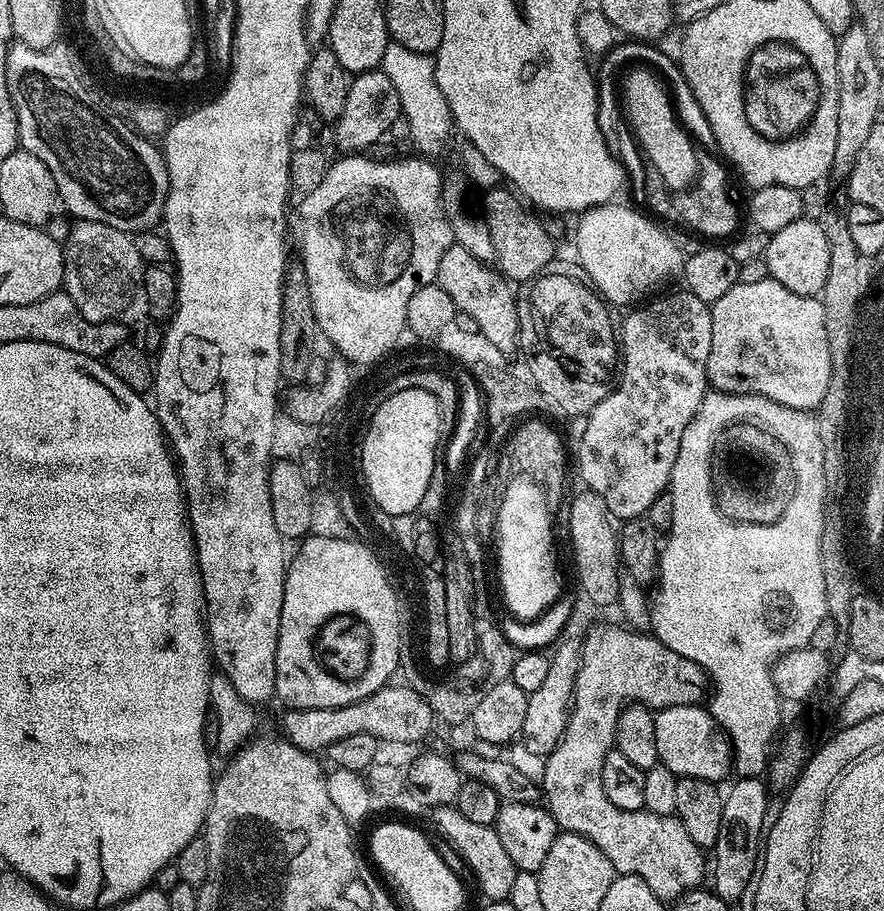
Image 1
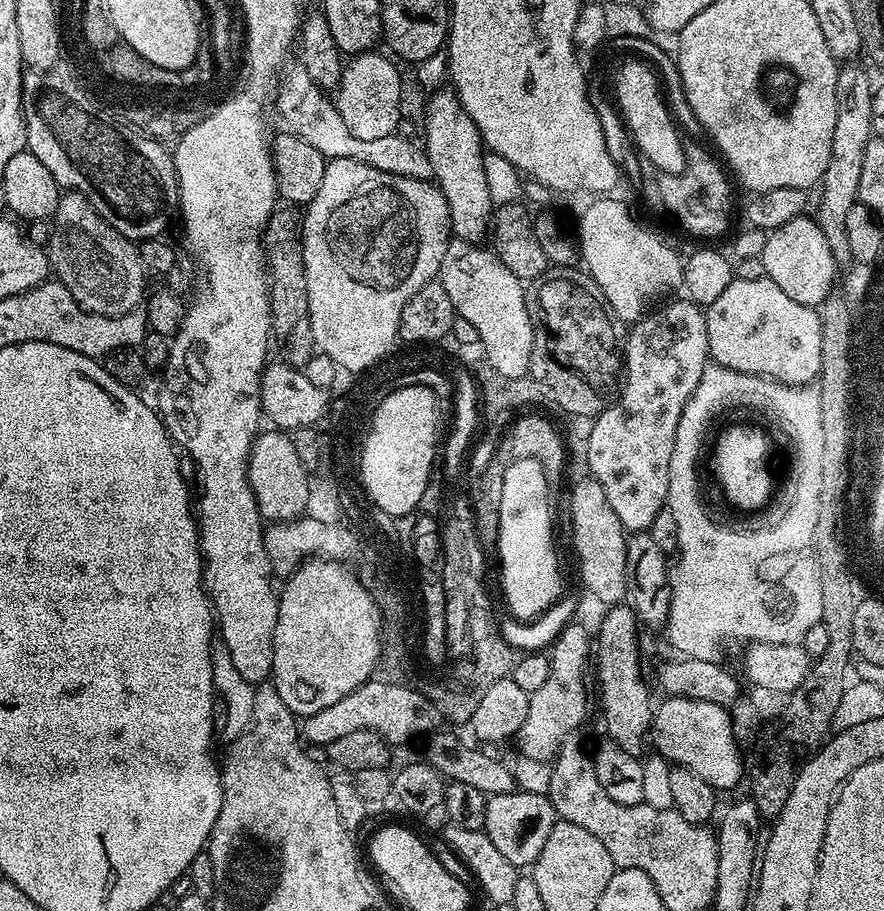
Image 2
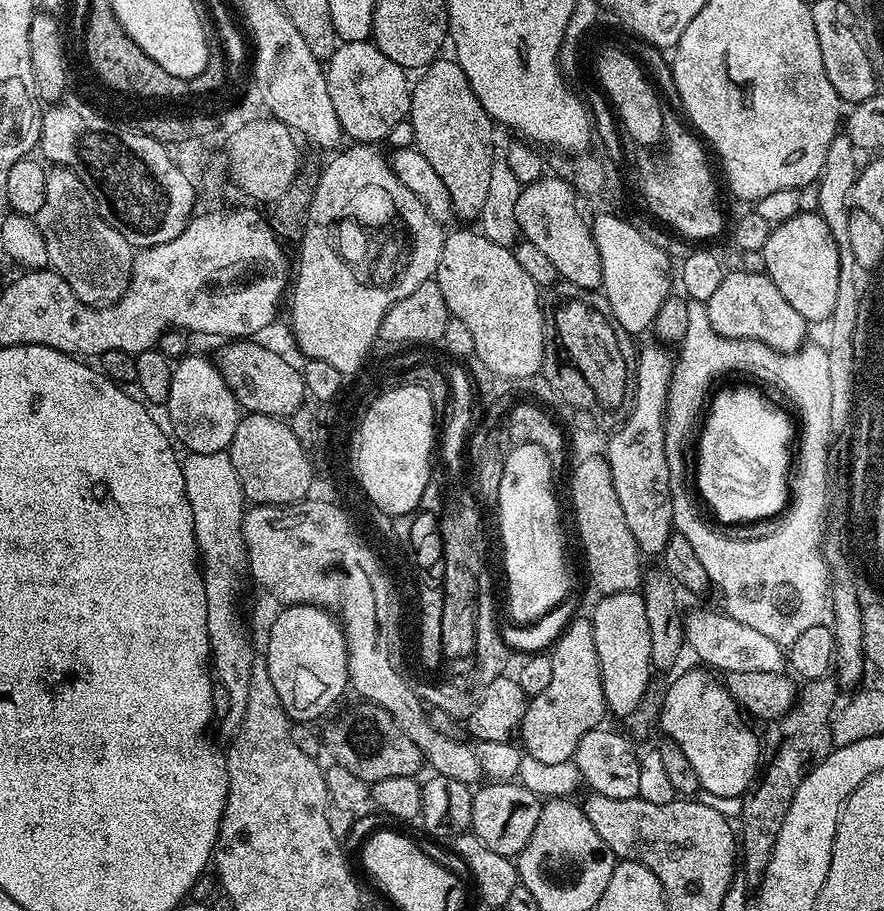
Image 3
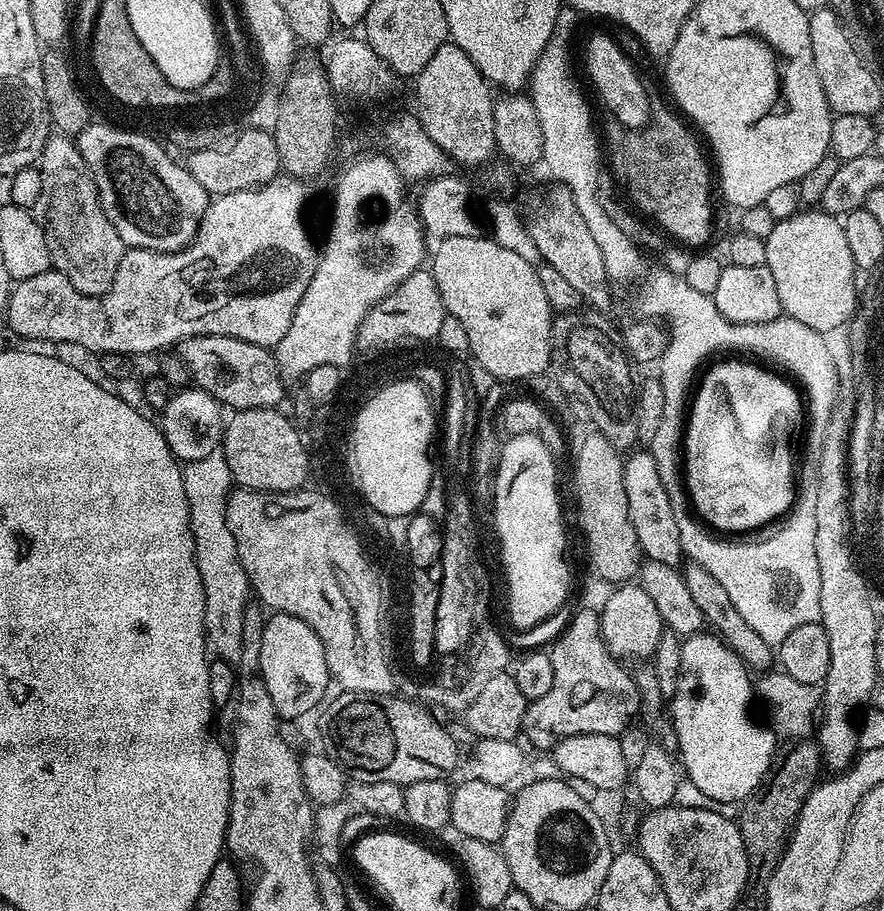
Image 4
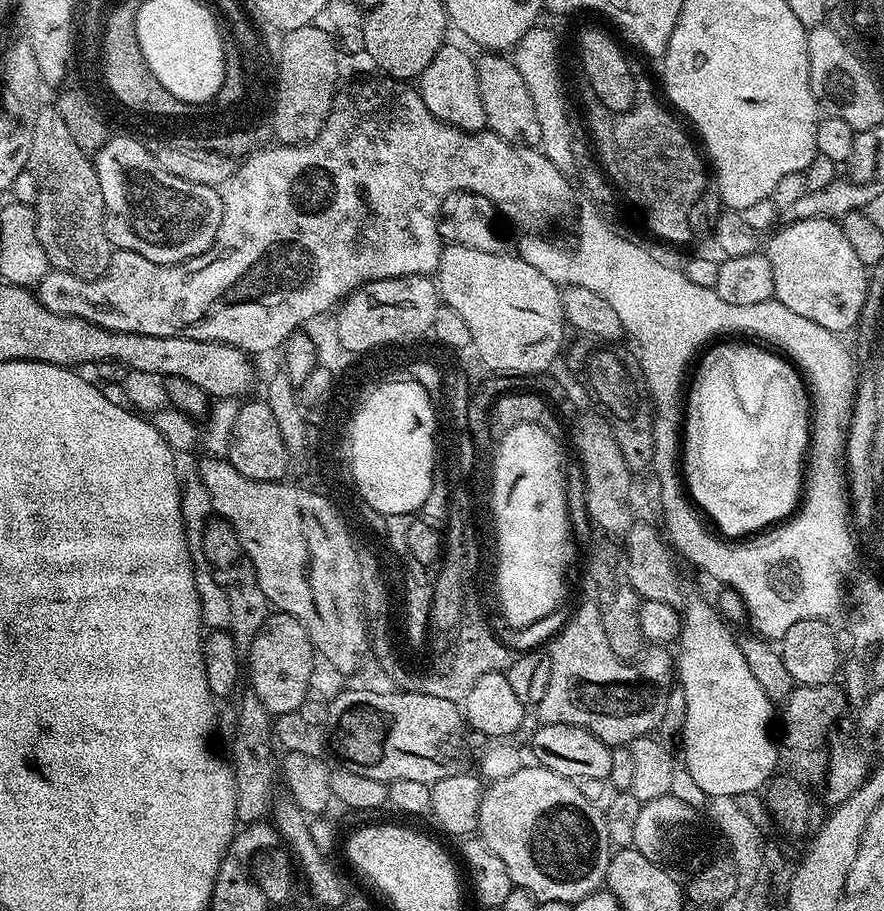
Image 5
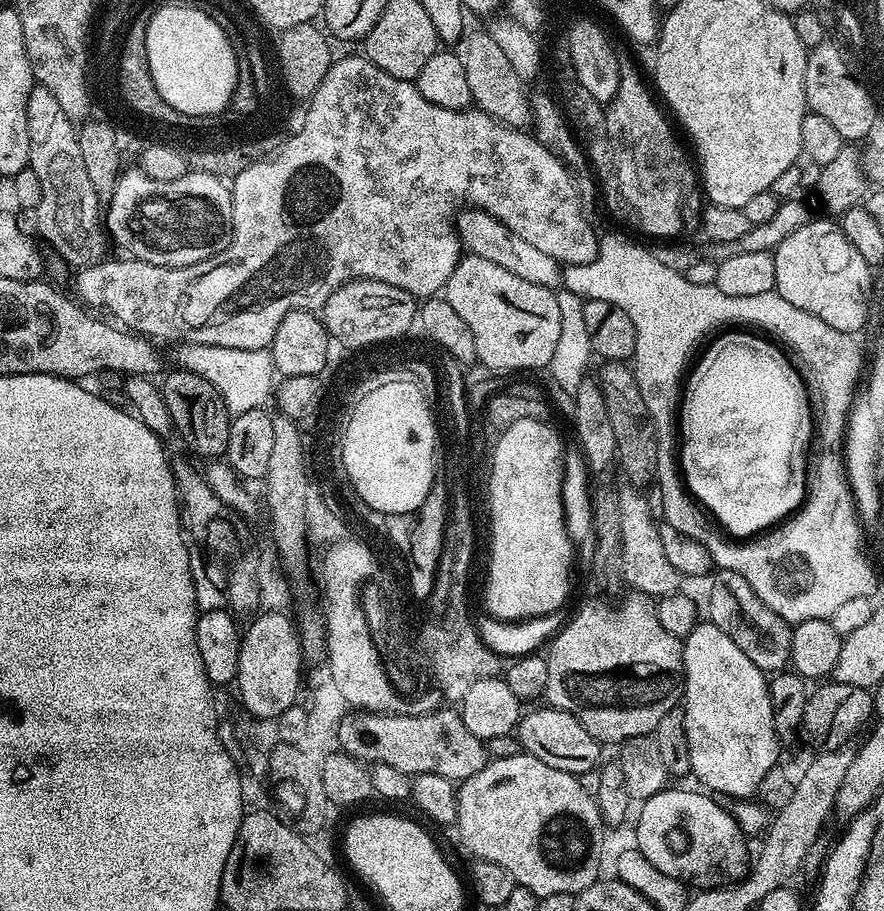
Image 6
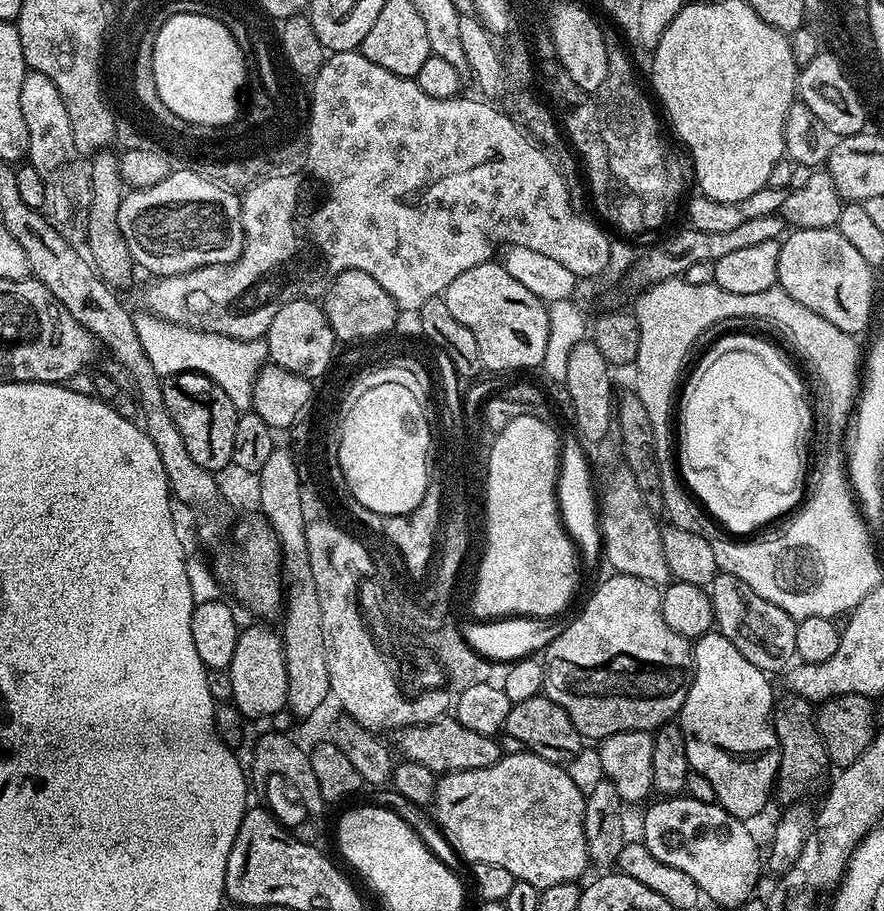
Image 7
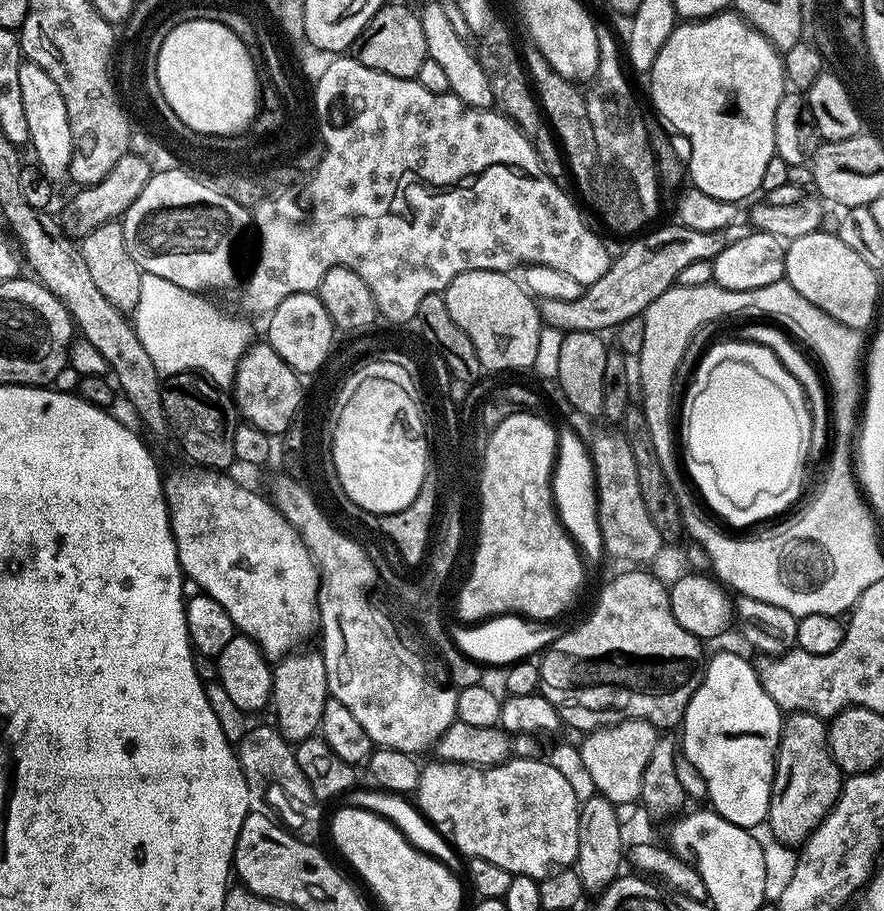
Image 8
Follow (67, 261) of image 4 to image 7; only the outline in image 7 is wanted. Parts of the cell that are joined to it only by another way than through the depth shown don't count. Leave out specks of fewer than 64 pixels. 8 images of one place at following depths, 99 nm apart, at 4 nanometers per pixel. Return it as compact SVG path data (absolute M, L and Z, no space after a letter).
M25 71L22 82L22 118L26 118L28 131L27 163L38 170L46 186L46 202L43 211L62 238L83 258L91 261L87 245L88 208L91 206L91 174L85 157L74 146L74 130L70 130L70 114L66 114L66 102L58 94L58 86L41 72Z

